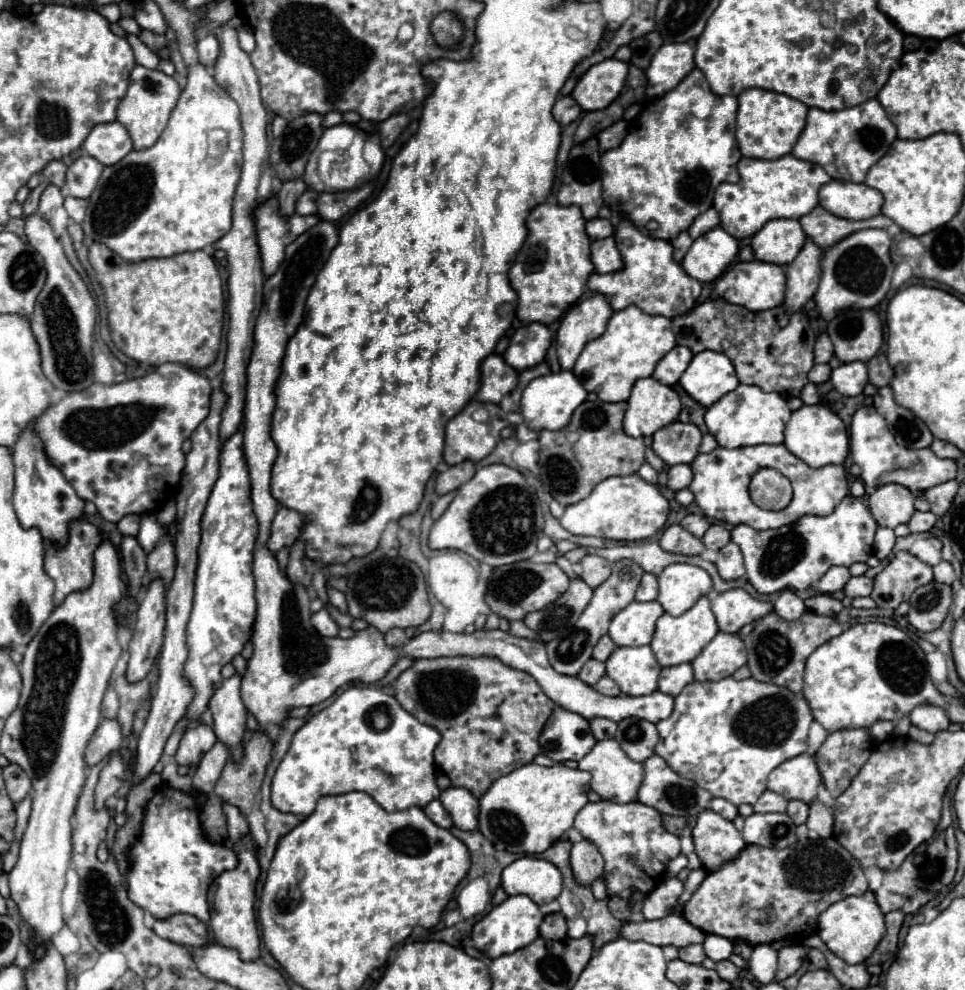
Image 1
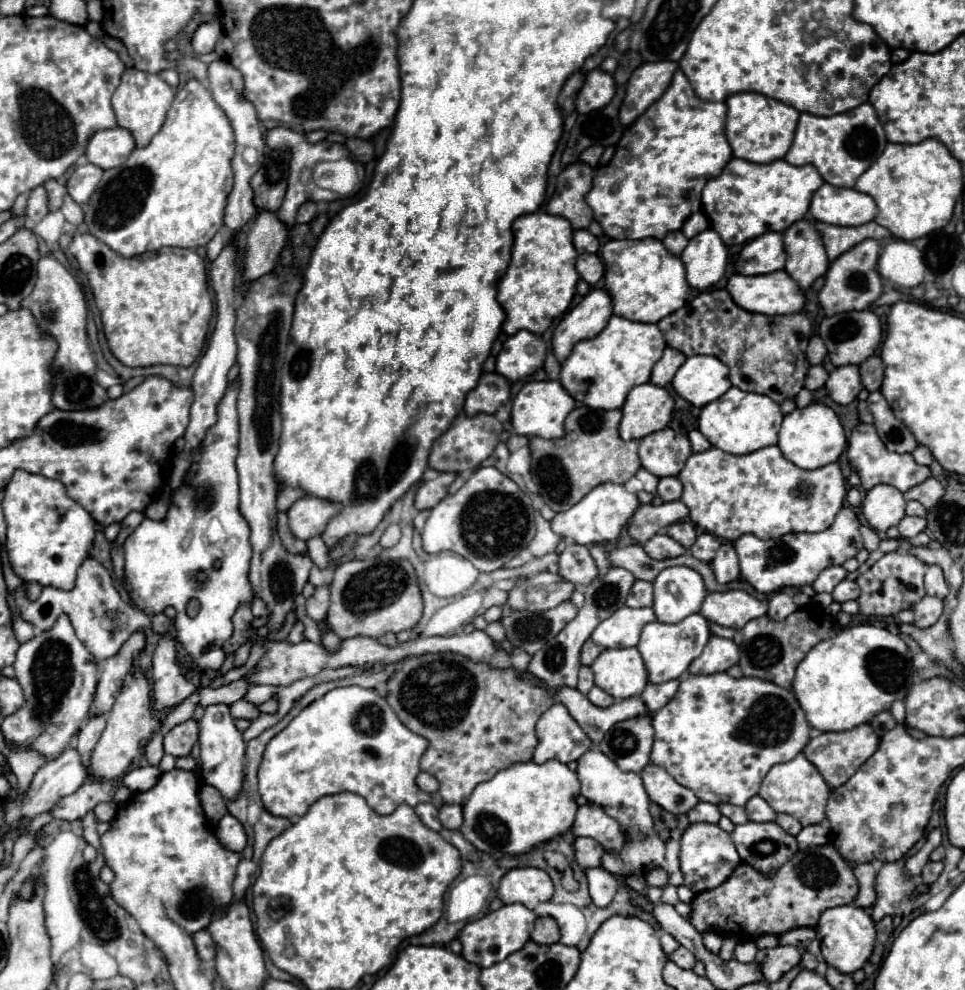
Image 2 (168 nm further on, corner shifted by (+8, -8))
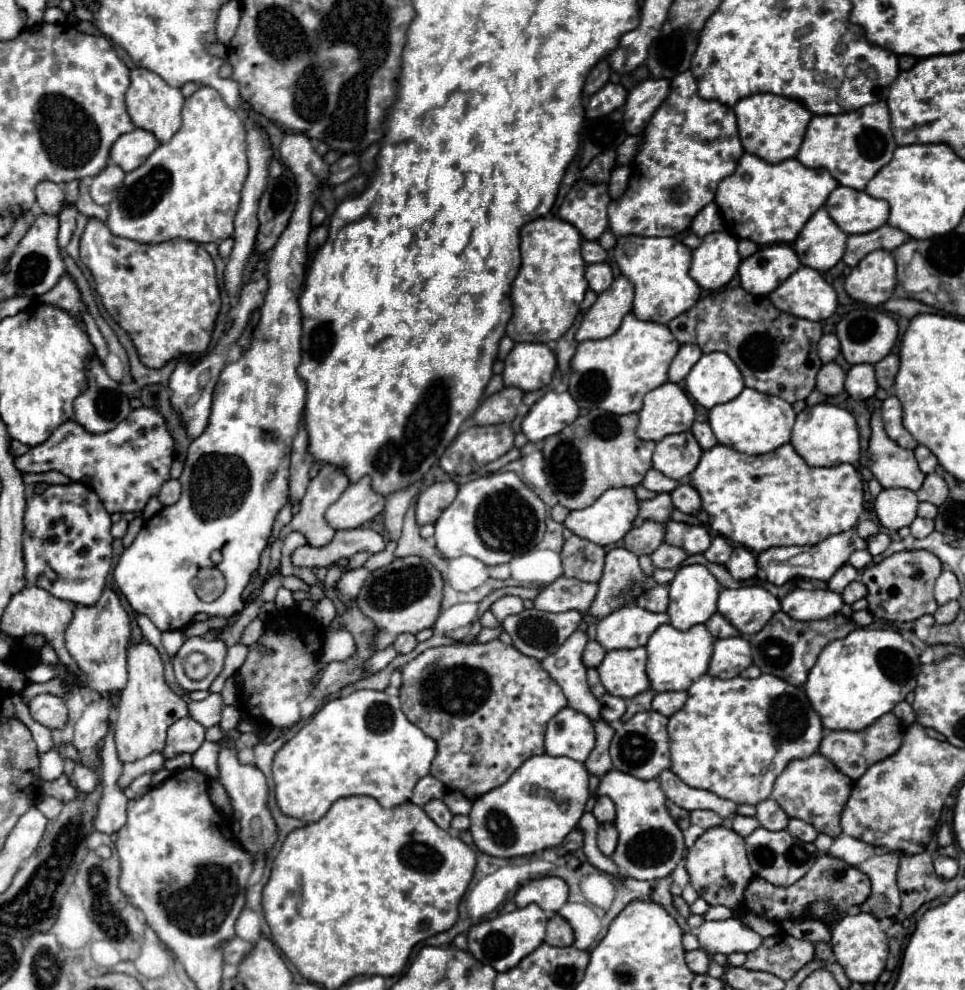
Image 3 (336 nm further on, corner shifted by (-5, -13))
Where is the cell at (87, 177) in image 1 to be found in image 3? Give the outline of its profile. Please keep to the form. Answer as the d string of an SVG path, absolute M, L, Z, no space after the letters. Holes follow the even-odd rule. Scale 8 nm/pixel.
M109 164L105 170L101 170L97 176L93 176L93 182L89 186L91 198L97 204L107 206L111 202L111 198L115 198L115 190L119 190L119 186L123 184L123 176L125 176L125 172L119 166Z

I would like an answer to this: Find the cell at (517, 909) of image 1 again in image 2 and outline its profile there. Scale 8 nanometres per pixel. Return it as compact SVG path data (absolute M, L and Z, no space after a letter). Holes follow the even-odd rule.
M522 903L502 905L498 911L490 911L482 919L464 925L464 929L458 933L458 939L462 943L462 957L480 967L490 967L494 963L500 963L510 953L522 949L528 943L530 933L534 929L534 921L536 913L532 909L526 909Z

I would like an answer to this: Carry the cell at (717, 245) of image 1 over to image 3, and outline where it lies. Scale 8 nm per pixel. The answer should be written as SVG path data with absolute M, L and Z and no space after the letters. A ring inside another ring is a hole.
M727 232L707 234L697 250L693 250L691 278L705 290L719 290L737 274L741 258L737 254L737 238Z

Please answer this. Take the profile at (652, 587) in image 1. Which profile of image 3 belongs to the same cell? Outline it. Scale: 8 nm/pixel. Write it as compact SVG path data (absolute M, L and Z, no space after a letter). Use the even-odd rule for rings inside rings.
M653 584L649 590L645 590L639 598L637 604L645 610L651 612L665 612L669 606L669 594L667 594L667 586L661 584Z

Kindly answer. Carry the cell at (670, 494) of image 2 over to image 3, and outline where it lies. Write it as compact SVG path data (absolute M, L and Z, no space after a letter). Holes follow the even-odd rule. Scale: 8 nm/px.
M685 482L679 484L671 492L671 500L673 500L673 506L685 514L697 514L701 510L701 498L691 484L685 484Z

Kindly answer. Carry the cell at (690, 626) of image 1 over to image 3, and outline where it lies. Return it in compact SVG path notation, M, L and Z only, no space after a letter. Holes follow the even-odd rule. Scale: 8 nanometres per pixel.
M663 624L655 630L655 634L647 642L647 676L651 680L651 690L667 692L667 690L687 690L691 682L707 672L711 654L713 654L713 636L705 624L697 624L689 630L677 630L671 624Z

